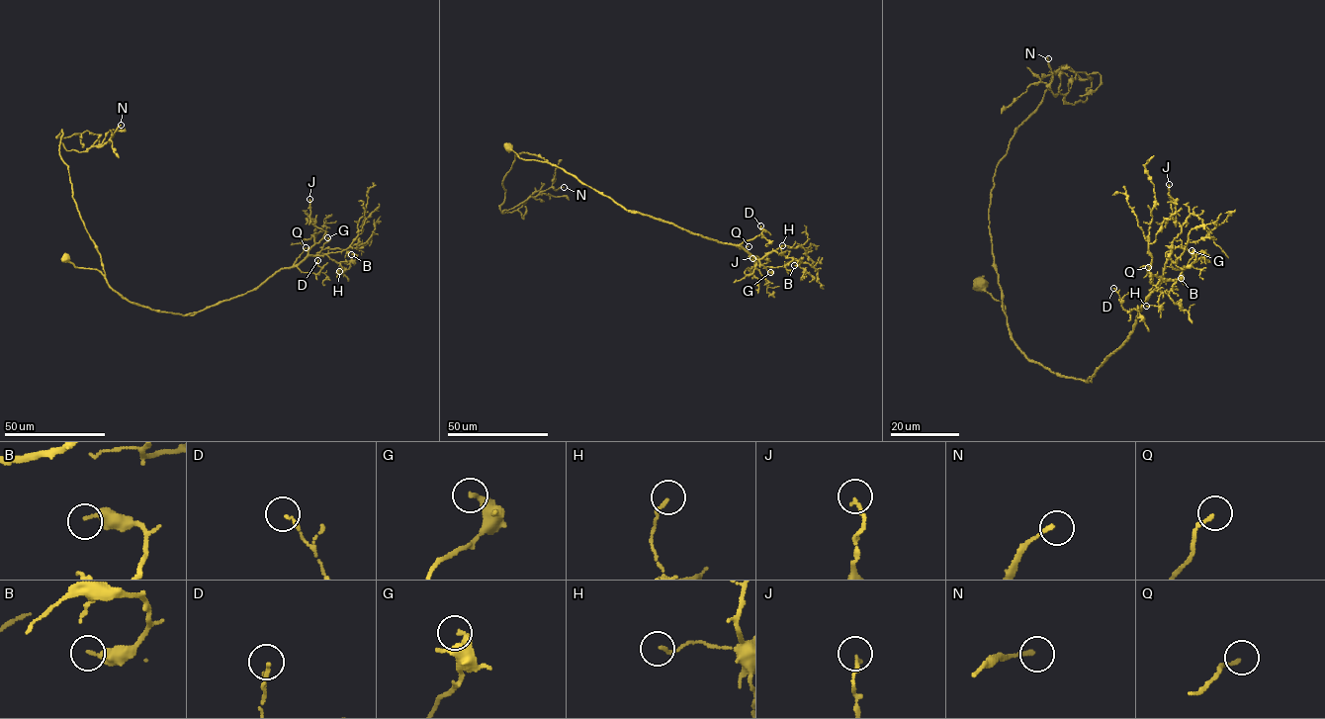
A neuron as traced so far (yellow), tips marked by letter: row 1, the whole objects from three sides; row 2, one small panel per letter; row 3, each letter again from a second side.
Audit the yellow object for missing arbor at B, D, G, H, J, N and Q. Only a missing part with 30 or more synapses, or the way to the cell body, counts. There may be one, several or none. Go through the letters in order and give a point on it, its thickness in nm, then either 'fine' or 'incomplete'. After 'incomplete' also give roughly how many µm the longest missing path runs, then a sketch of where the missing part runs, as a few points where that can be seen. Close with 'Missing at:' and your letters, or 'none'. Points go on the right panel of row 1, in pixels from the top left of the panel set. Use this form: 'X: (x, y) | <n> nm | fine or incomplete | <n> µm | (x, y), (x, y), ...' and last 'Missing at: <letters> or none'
B: (1181, 278) | 240 nm | fine
D: (1113, 288) | 130 nm | fine
G: (1192, 250) | 240 nm | fine
H: (1146, 306) | 130 nm | fine
J: (1169, 184) | 170 nm | fine
N: (1048, 58) | 160 nm | fine
Q: (1148, 267) | 140 nm | incomplete | 35 µm | (1148, 267), (1138, 257), (1122, 267), (1116, 266), (1111, 262), (1104, 238), (1106, 234)
Missing at: Q

